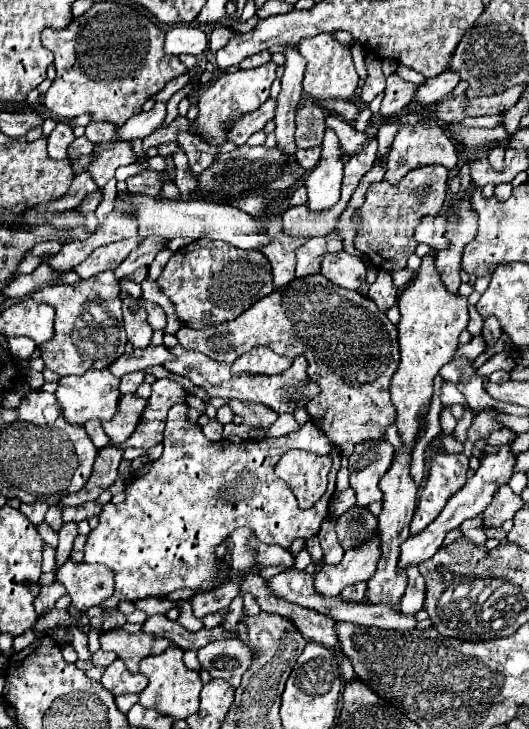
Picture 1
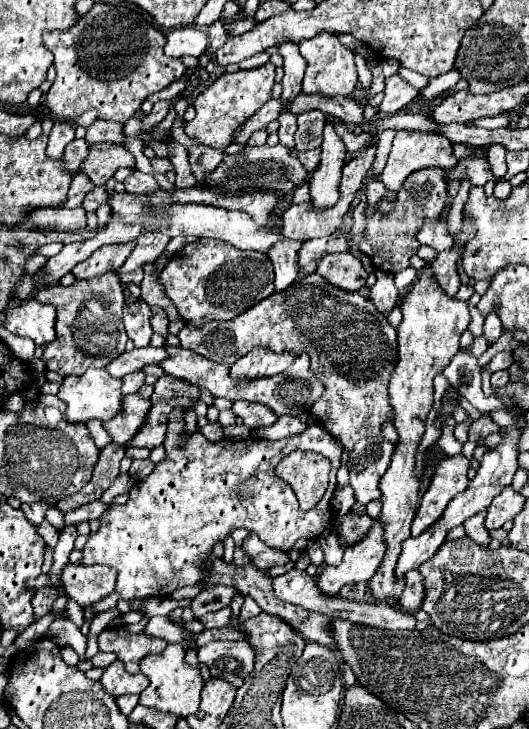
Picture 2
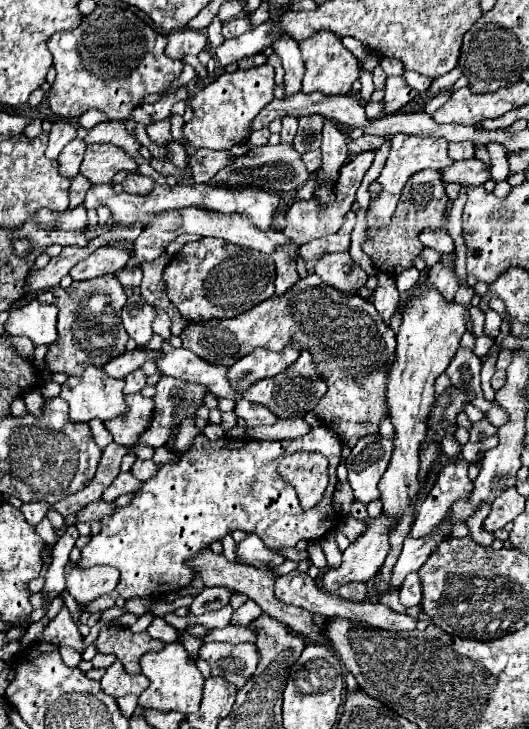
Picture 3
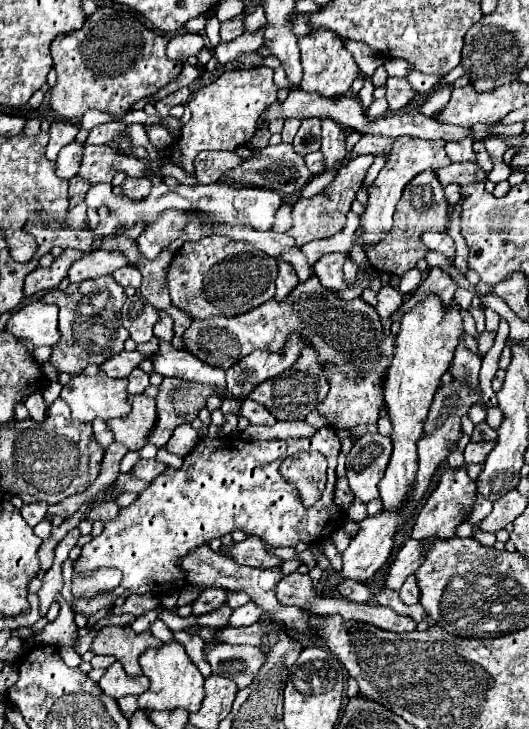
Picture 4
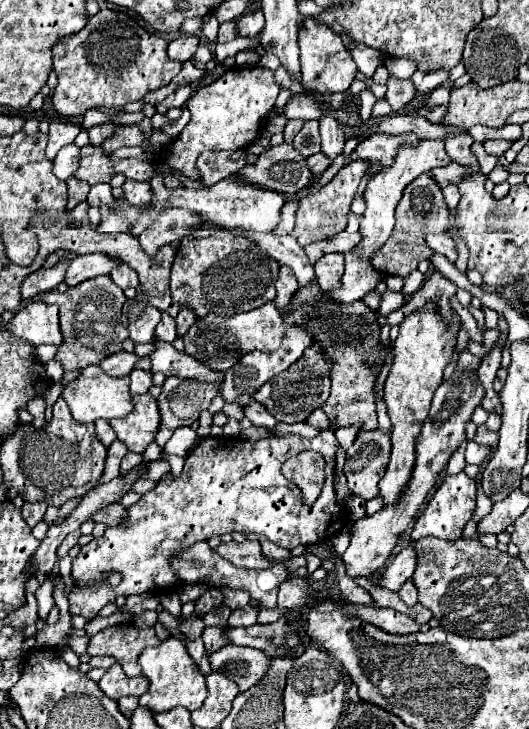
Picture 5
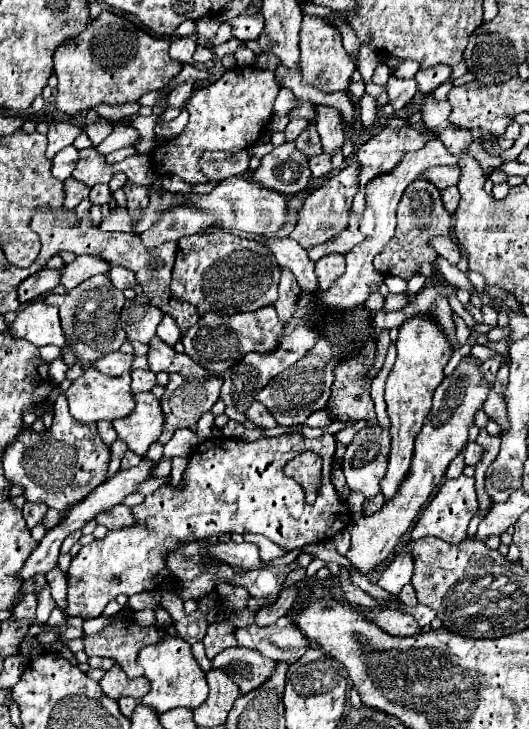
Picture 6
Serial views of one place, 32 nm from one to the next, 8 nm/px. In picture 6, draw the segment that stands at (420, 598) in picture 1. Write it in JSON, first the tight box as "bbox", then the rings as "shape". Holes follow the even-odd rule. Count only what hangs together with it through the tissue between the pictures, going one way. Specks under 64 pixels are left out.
{"bbox":[398,584,418,606],"shape":[[[406,584],[402,588],[402,592],[398,594],[398,600],[404,604],[404,606],[416,606],[418,600],[416,600],[416,590],[412,588],[412,584]]]}

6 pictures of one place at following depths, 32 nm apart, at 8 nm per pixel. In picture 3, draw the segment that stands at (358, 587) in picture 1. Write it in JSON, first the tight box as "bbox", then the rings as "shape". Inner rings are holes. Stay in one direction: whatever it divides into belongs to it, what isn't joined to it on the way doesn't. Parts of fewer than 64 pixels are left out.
{"bbox":[338,584,368,602],"shape":[[[344,584],[338,592],[342,598],[348,598],[352,602],[364,602],[368,588],[366,588],[366,584]]]}

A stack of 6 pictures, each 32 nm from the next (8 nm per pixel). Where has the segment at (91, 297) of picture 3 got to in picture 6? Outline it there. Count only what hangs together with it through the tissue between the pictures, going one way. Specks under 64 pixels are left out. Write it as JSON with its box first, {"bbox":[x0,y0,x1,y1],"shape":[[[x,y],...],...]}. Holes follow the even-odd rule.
{"bbox":[46,274,126,366],"shape":[[[106,274],[92,276],[66,294],[48,294],[46,304],[56,304],[60,308],[60,320],[68,340],[62,360],[68,366],[72,366],[76,360],[80,360],[84,366],[90,366],[104,354],[120,350],[122,342],[126,340],[126,332],[120,326],[120,310],[124,300],[124,294],[112,286]]]}

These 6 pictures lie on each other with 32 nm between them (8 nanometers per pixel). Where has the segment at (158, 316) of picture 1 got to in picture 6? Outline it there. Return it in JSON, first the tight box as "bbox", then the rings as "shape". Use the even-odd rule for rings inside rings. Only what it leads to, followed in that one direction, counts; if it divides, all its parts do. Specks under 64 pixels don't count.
{"bbox":[158,316,182,346],"shape":[[[164,316],[164,322],[158,326],[158,338],[162,340],[162,342],[166,342],[166,344],[170,344],[170,346],[174,346],[180,338],[182,338],[182,334],[180,334],[180,328],[176,326],[176,322],[170,318],[170,316]]]}

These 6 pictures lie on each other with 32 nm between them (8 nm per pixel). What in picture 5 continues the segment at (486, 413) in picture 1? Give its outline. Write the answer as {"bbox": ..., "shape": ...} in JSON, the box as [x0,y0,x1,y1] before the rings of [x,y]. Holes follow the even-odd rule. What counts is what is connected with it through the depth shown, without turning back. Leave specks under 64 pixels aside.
{"bbox":[474,426,496,456],"shape":[[[478,426],[478,432],[476,432],[476,438],[474,440],[478,444],[490,446],[490,456],[492,456],[492,452],[496,452],[496,432],[488,432],[486,426]]]}

